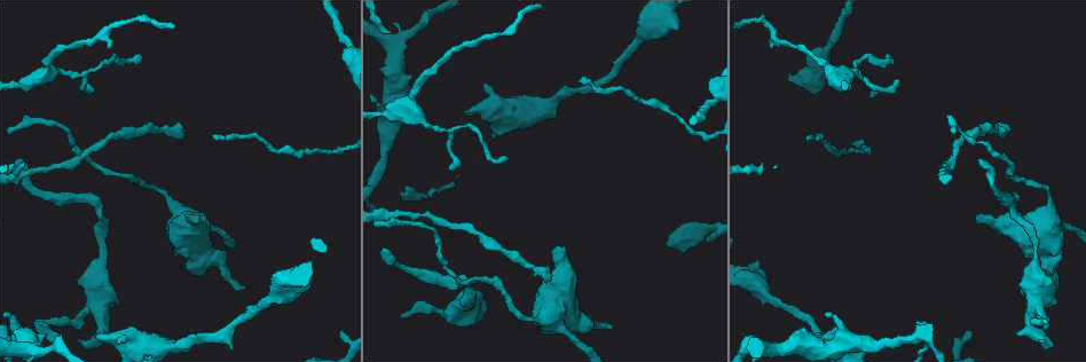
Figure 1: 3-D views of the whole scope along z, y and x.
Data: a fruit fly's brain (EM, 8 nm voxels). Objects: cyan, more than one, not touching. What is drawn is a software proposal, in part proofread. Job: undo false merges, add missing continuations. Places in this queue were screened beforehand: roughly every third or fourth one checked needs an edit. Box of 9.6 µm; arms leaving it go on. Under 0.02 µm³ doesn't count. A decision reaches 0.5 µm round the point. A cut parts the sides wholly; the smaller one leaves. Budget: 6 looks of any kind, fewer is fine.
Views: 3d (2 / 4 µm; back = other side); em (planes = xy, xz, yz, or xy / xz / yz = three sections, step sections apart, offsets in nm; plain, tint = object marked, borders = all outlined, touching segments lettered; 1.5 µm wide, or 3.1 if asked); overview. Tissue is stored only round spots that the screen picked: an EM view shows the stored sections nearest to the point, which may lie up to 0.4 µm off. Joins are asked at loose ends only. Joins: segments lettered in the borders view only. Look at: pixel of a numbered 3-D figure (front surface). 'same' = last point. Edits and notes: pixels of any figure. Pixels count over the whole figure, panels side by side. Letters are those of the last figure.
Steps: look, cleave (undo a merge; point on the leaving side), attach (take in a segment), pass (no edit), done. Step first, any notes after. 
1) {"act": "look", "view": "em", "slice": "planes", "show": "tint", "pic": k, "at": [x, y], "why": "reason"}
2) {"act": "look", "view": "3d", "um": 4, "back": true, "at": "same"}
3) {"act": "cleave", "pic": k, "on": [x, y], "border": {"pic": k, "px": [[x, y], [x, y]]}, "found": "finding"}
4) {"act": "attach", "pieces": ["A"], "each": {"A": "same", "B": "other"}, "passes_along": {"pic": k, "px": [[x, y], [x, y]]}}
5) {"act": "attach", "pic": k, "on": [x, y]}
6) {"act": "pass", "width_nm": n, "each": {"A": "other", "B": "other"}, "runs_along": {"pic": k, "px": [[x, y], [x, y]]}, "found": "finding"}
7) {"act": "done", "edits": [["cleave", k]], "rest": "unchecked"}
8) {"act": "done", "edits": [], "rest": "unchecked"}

{"act": "look", "view": "3d", "um": 2, "back": true, "pic": 1, "at": [168, 132], "why": "a narrow waist"}

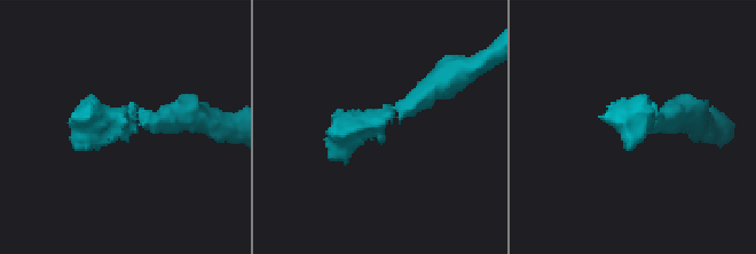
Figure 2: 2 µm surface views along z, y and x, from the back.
{"act": "look", "view": "em", "slice": "planes", "show": "borders", "pic": 2, "at": [381, 114]}

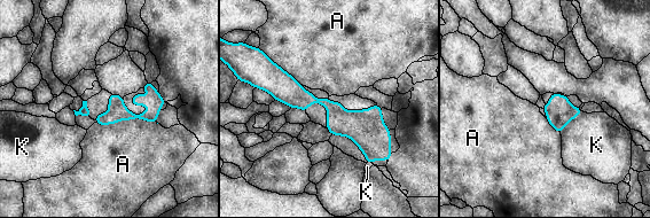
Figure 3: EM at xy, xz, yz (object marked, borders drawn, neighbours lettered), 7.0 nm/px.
{"act": "pass", "longest_contact_nm": ["A", 440], "each": {"A": "other", "K": "other"}, "runs_along": {"pic": 3, "px": [[265, 84], [324, 101], [385, 147]]}, "found": "all the same neuron"}

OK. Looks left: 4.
{"act": "look", "view": "3d", "um": 2, "pic": 1, "at": [975, 217], "why": "free end"}

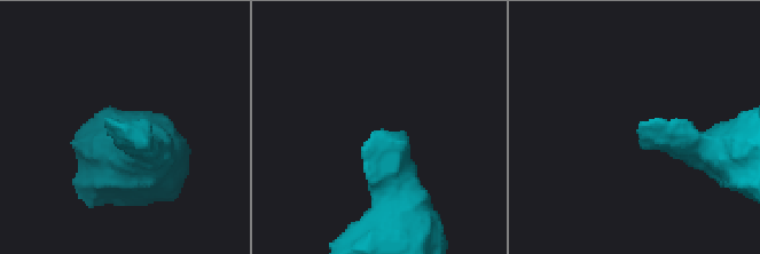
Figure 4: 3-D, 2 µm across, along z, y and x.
{"act": "look", "view": "em", "slice": "planes", "show": "plain", "pic": 4, "at": [640, 124]}

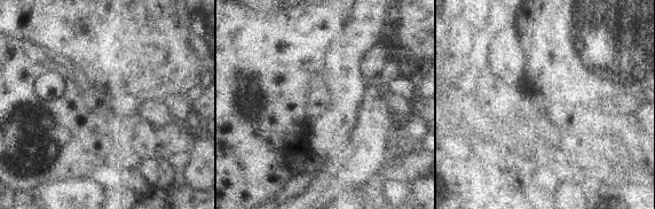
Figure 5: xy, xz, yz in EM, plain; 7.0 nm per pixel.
{"act": "look", "view": "em", "slice": "planes", "show": "borders", "at": "same"}

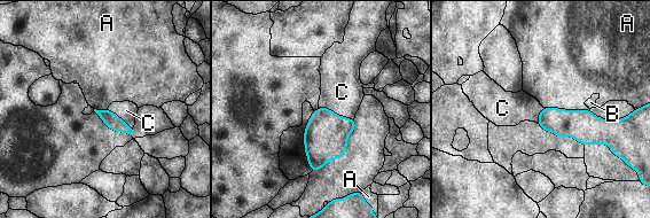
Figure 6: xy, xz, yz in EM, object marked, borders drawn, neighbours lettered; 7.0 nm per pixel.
{"act": "attach", "pic": 6, "on": [342, 92], "each": {"A": "other", "B": "other", "C": "same"}, "passes_along": {"pic": 6, "px": [[326, 137], [335, 114], [342, 92]]}, "found": "the neuron continues"}

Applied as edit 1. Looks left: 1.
{"act": "look", "view": "em", "slice": "planes", "show": "borders", "pic": 1, "at": [18, 162]}

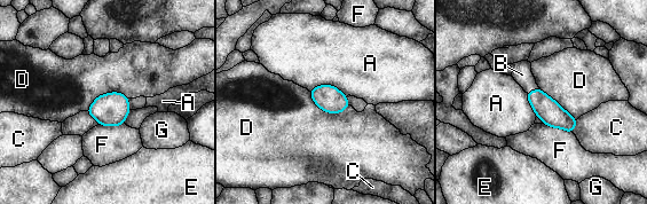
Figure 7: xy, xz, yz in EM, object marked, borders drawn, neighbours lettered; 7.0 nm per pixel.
{"act": "attach", "pic": 7, "on": [522, 75], "longest_contact_nm": ["D", 300], "each": {"A": "other", "B": "same", "C": "other", "D": "other", "E": "other", "F": "other", "G": "other"}, "passes_along": {"pic": 7, "px": [[550, 111], [533, 91], [522, 75]]}, "found": "the neuron continues"}

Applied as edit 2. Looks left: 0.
{"act": "done", "edits": [["attach", 6], ["attach", 7]], "rest": "unchecked"}

